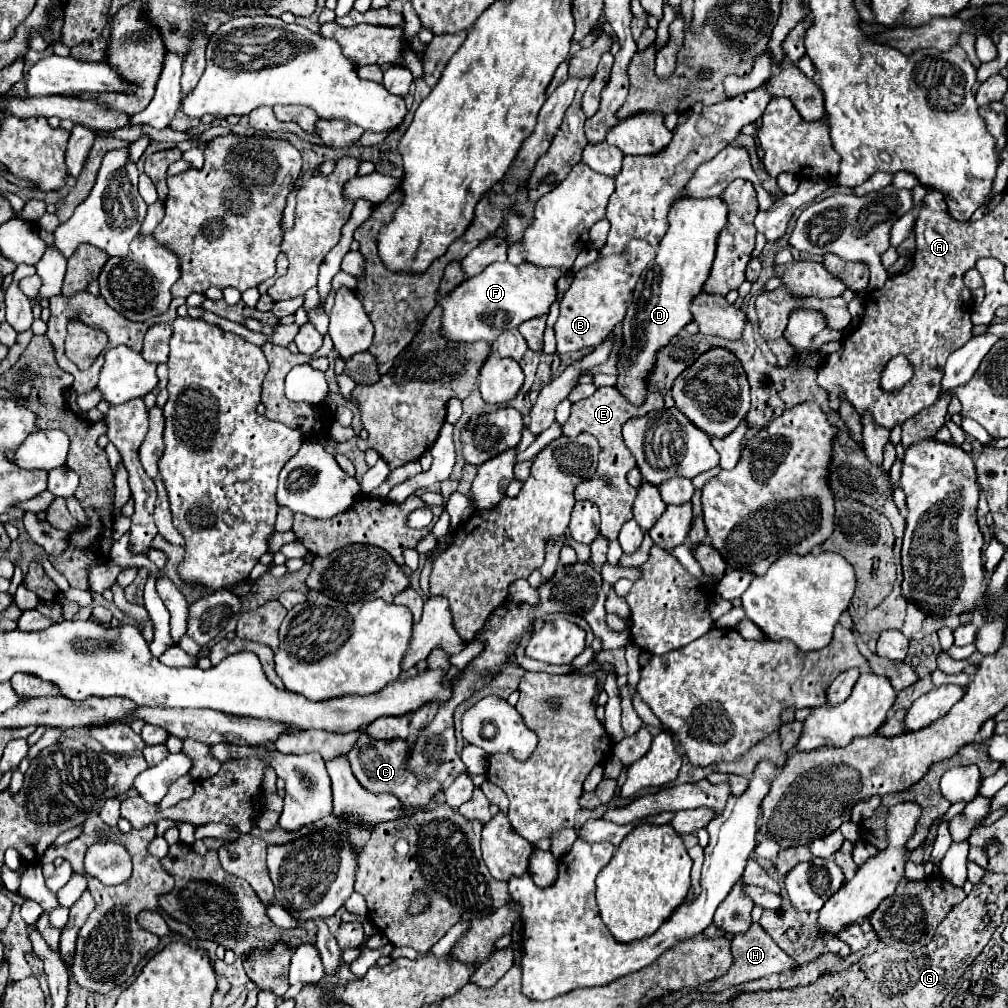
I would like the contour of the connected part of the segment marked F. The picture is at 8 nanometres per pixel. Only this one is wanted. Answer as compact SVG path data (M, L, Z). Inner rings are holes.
M494 262L482 274L464 280L448 294L448 298L442 298L438 294L438 304L444 310L442 332L448 340L488 340L492 344L504 328L516 328L530 318L548 314L550 306L558 298L556 280L560 276L568 276L570 272L572 270L566 268L542 268L534 264L514 266L510 262Z

